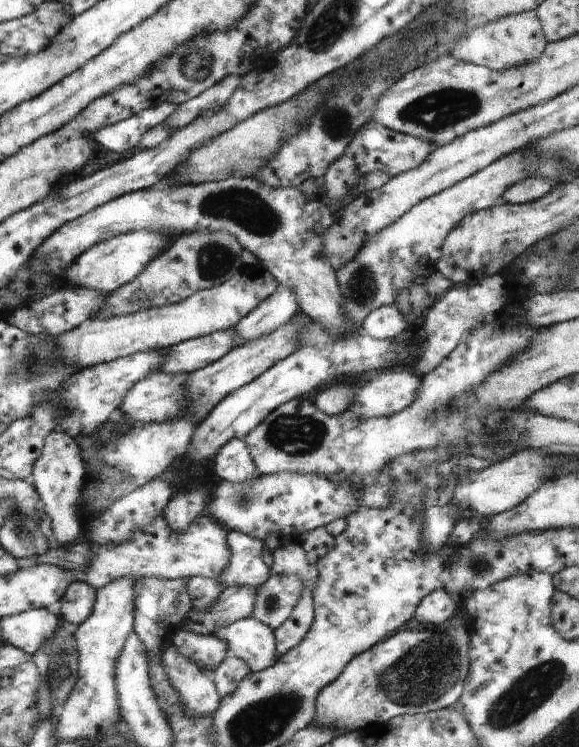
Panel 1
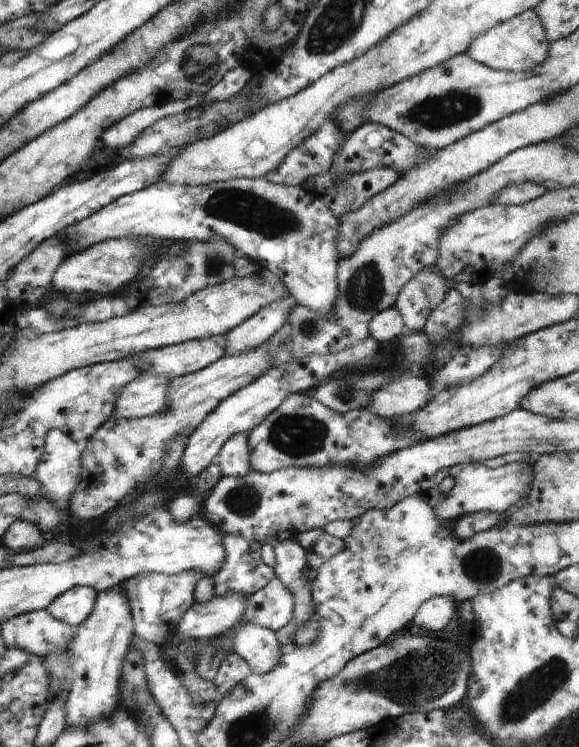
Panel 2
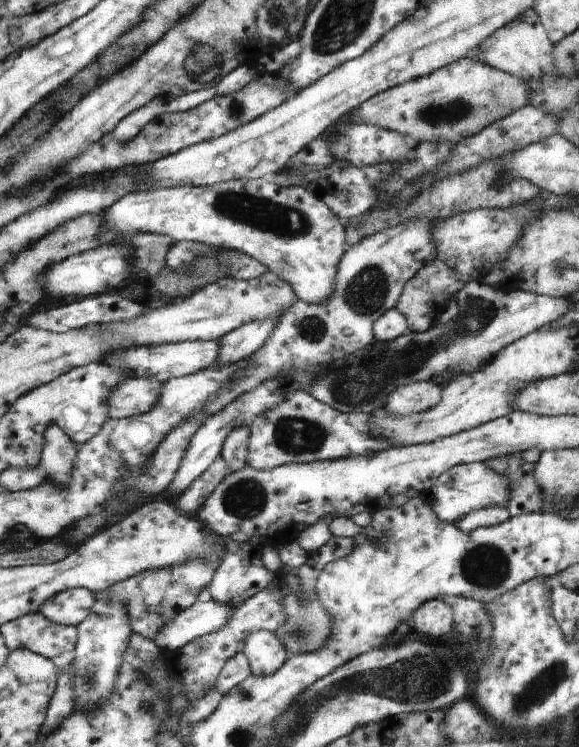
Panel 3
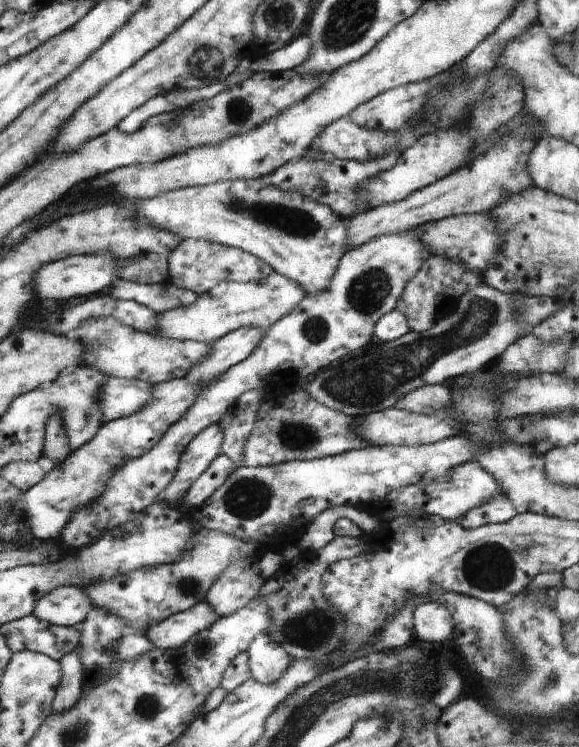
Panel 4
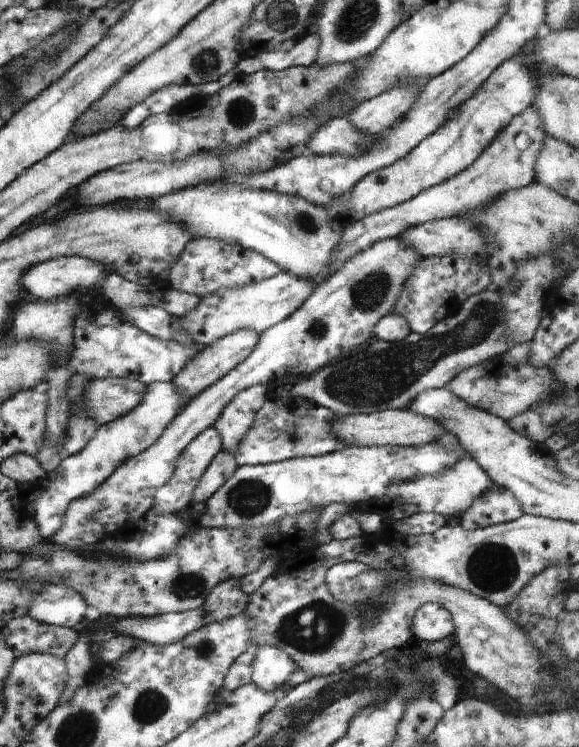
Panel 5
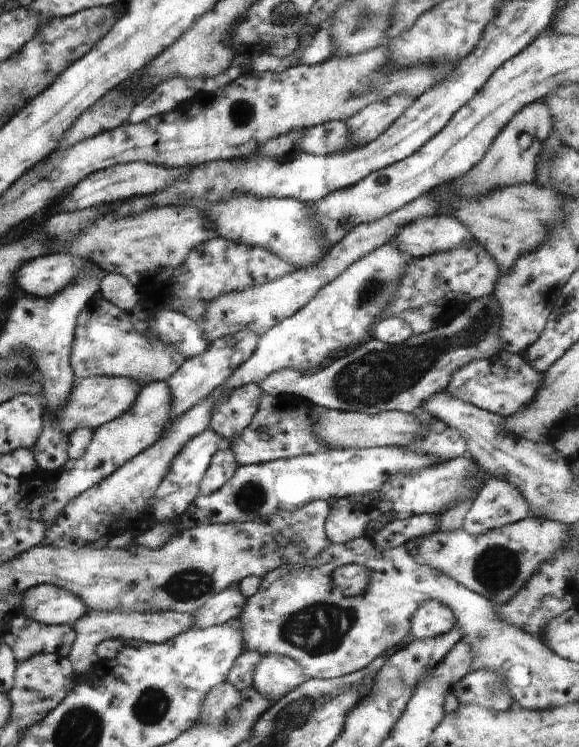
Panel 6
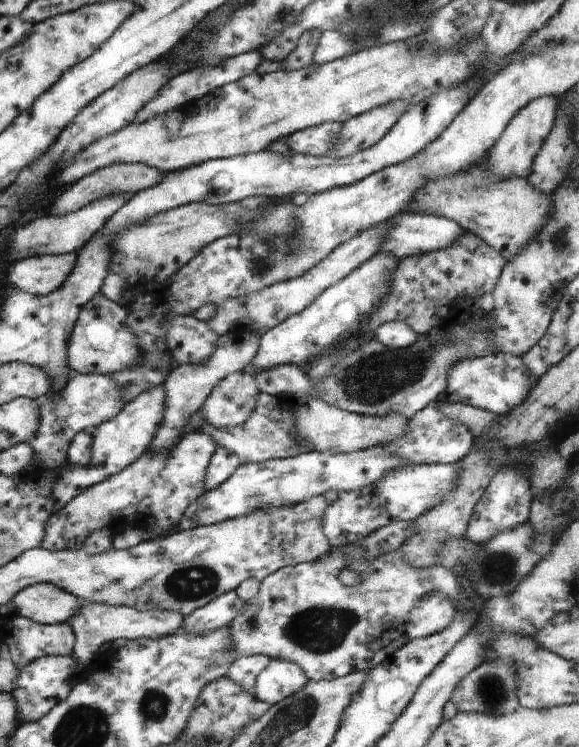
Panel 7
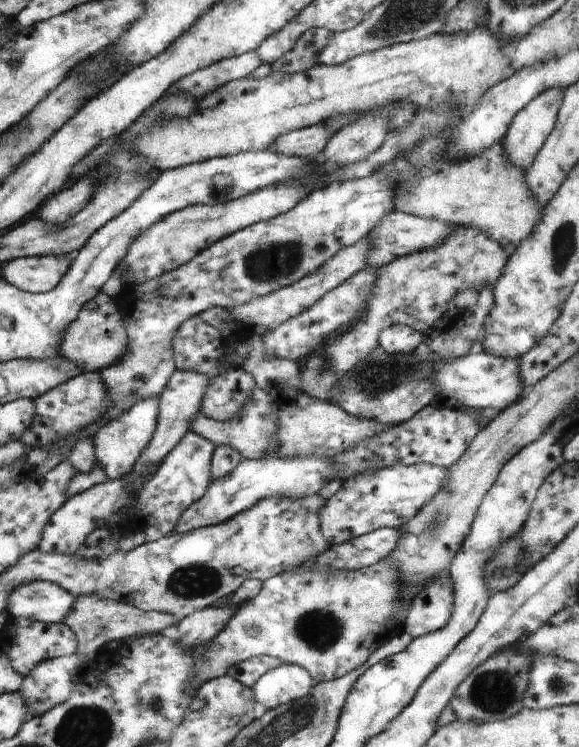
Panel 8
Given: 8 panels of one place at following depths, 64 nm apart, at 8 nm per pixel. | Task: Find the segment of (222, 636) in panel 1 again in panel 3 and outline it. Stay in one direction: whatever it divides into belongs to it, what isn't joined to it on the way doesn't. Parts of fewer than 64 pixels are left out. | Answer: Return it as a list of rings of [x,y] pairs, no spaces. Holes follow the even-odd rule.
[[[262,630],[253,632],[241,653],[249,661],[251,675],[256,677],[275,674],[290,656],[274,633]]]

